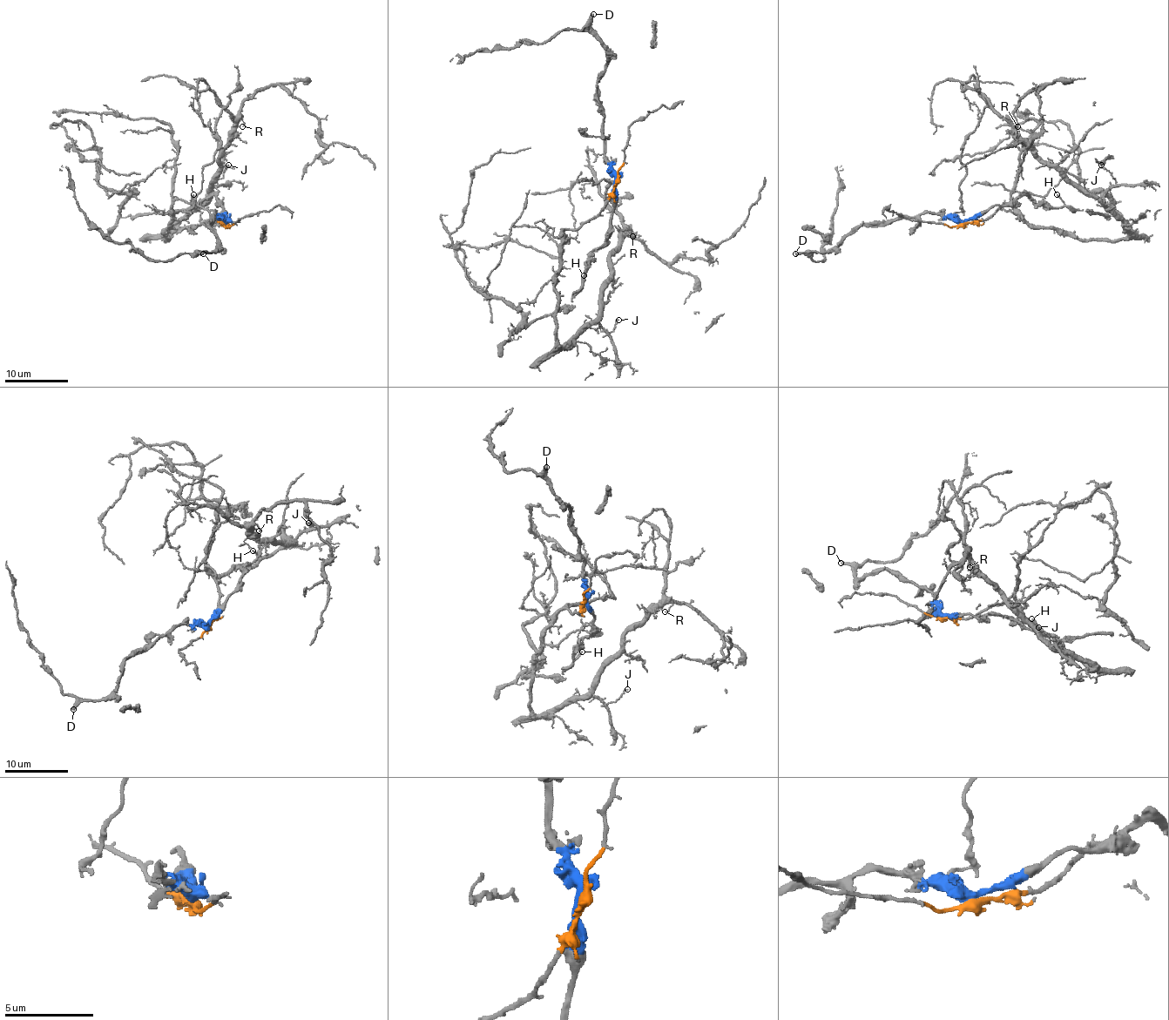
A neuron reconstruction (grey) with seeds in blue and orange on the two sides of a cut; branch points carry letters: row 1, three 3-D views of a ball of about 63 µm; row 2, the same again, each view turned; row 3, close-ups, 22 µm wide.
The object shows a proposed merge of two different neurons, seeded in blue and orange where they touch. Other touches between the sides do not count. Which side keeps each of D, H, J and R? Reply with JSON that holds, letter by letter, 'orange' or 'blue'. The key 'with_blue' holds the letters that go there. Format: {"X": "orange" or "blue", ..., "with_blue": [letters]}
{"D": "blue", "H": "blue", "J": "orange", "R": "orange", "with_blue": ["D", "H"]}

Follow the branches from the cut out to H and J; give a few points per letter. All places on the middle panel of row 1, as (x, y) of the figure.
H: (617, 180), (611, 229), (604, 242), (592, 253), (583, 283), (584, 275)
J: (617, 180), (614, 195), (597, 215), (562, 233), (556, 341), (568, 346), (597, 322), (609, 334), (618, 319)

